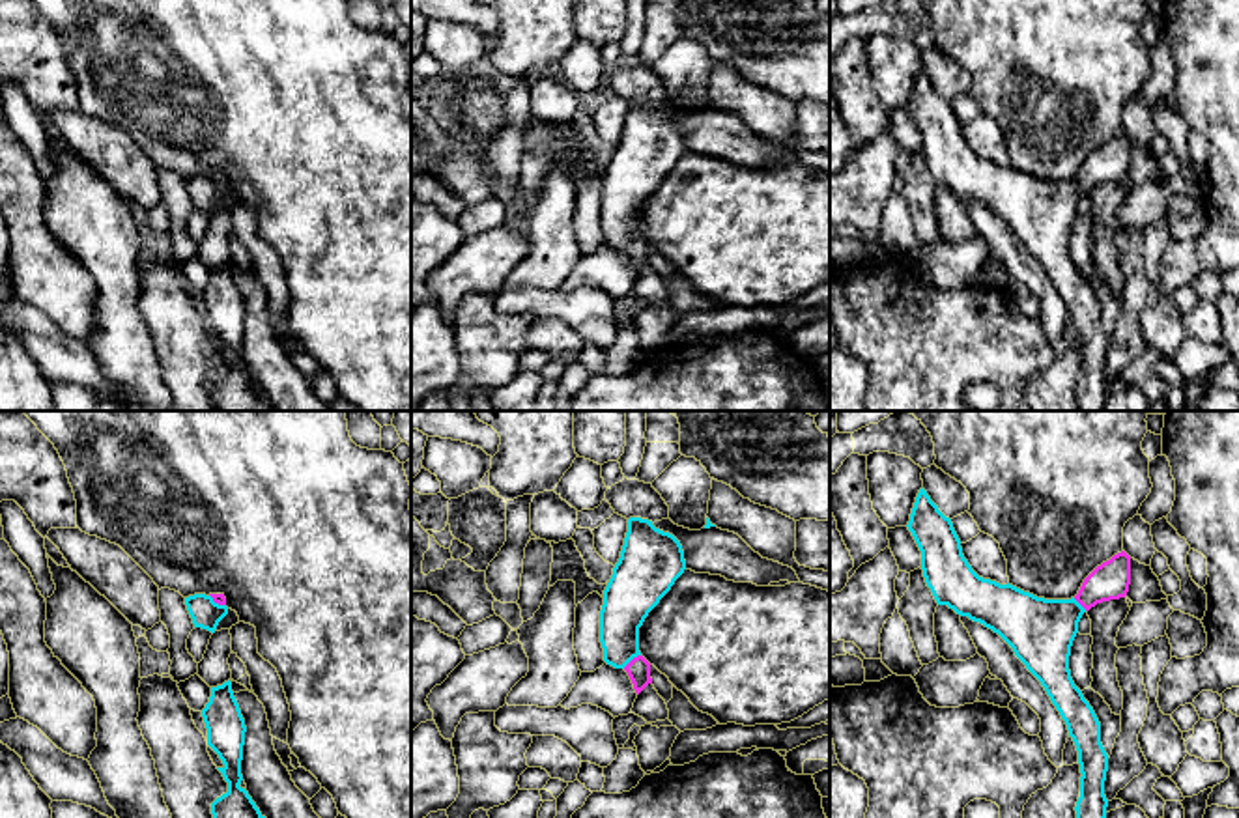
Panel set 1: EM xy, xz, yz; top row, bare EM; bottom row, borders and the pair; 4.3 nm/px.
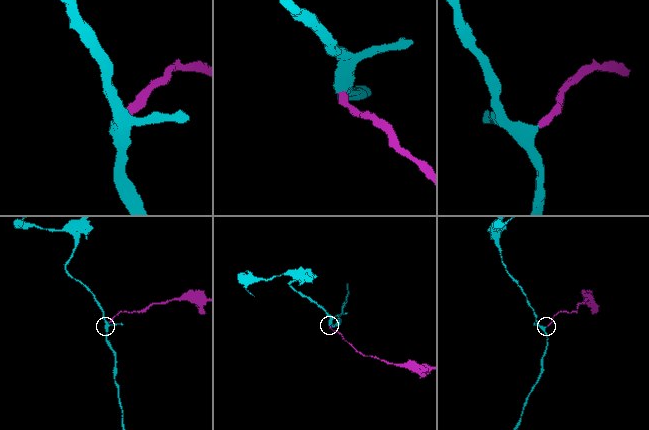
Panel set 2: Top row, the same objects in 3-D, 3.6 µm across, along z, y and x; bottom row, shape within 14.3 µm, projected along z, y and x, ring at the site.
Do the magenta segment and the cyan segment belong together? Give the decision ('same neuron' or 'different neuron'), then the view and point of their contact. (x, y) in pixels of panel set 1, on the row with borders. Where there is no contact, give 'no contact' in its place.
same neuron | xz (632, 660)

